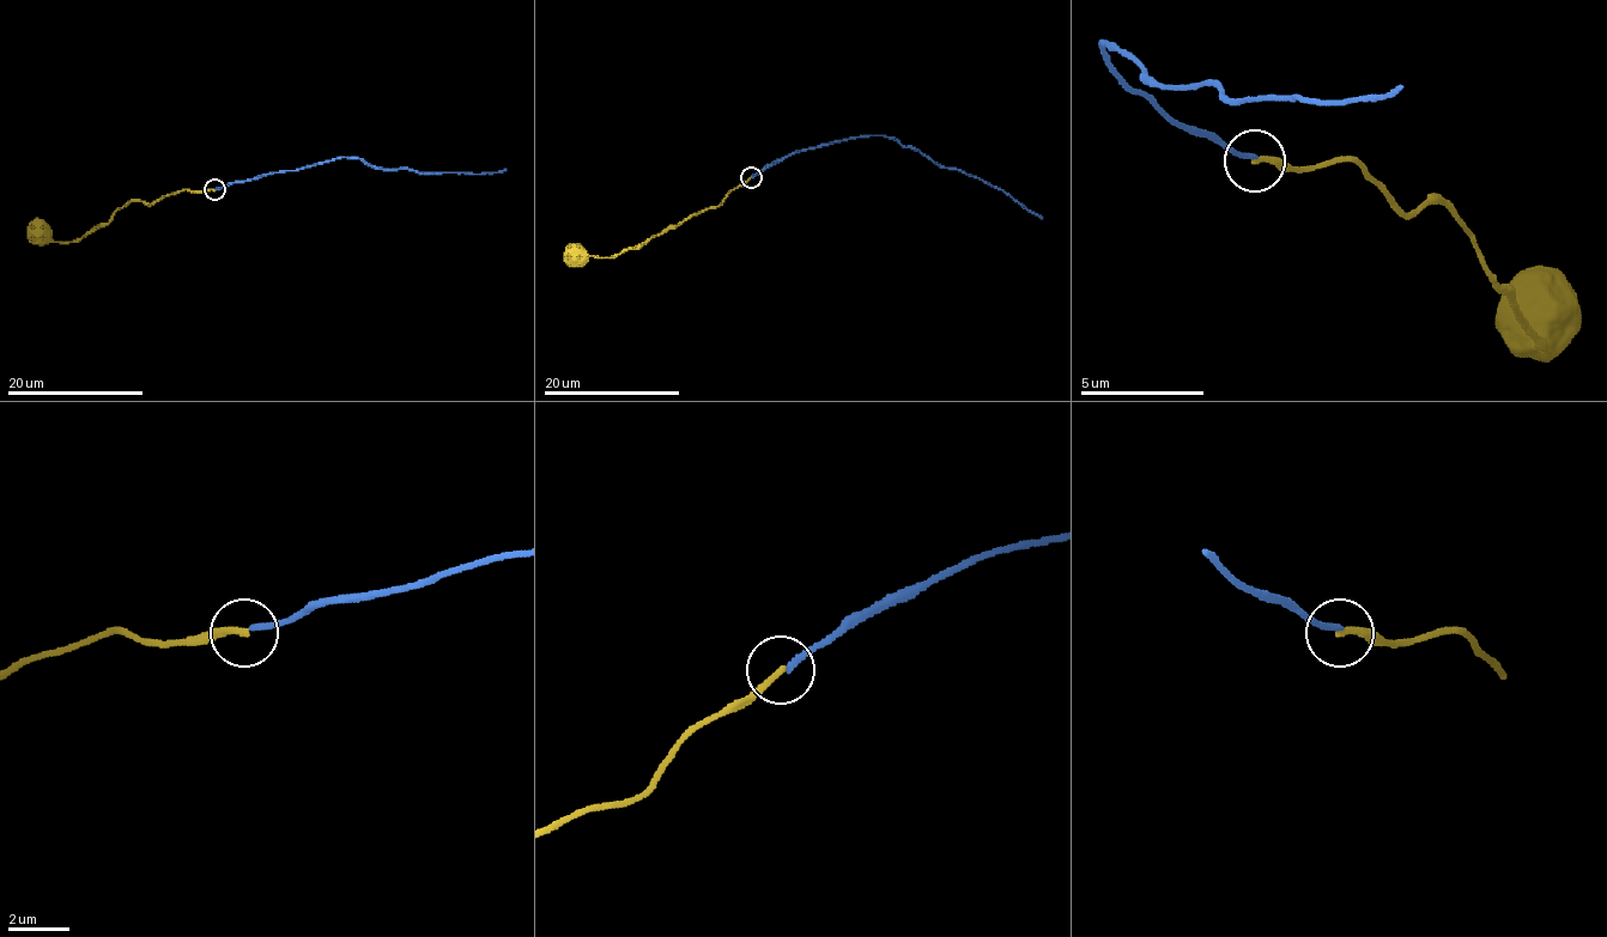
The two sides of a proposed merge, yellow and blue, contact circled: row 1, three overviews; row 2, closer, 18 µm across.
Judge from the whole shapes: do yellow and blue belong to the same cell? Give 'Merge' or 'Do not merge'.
Do not merge

